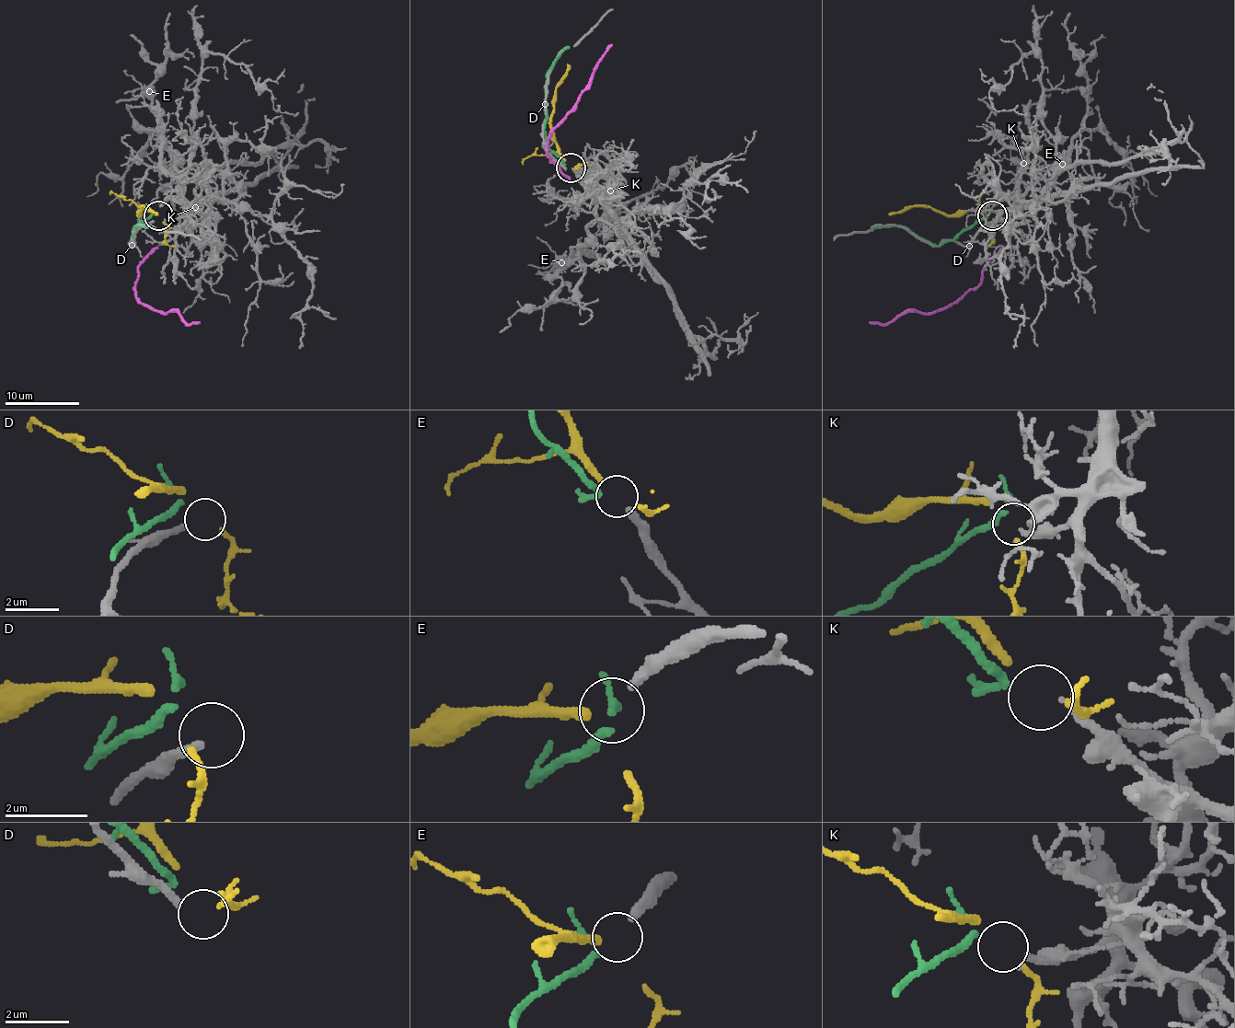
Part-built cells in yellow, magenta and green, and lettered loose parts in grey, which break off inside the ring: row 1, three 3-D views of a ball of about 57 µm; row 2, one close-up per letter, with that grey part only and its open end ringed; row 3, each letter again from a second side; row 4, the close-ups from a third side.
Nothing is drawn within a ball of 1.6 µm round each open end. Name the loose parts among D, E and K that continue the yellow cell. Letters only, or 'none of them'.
E

